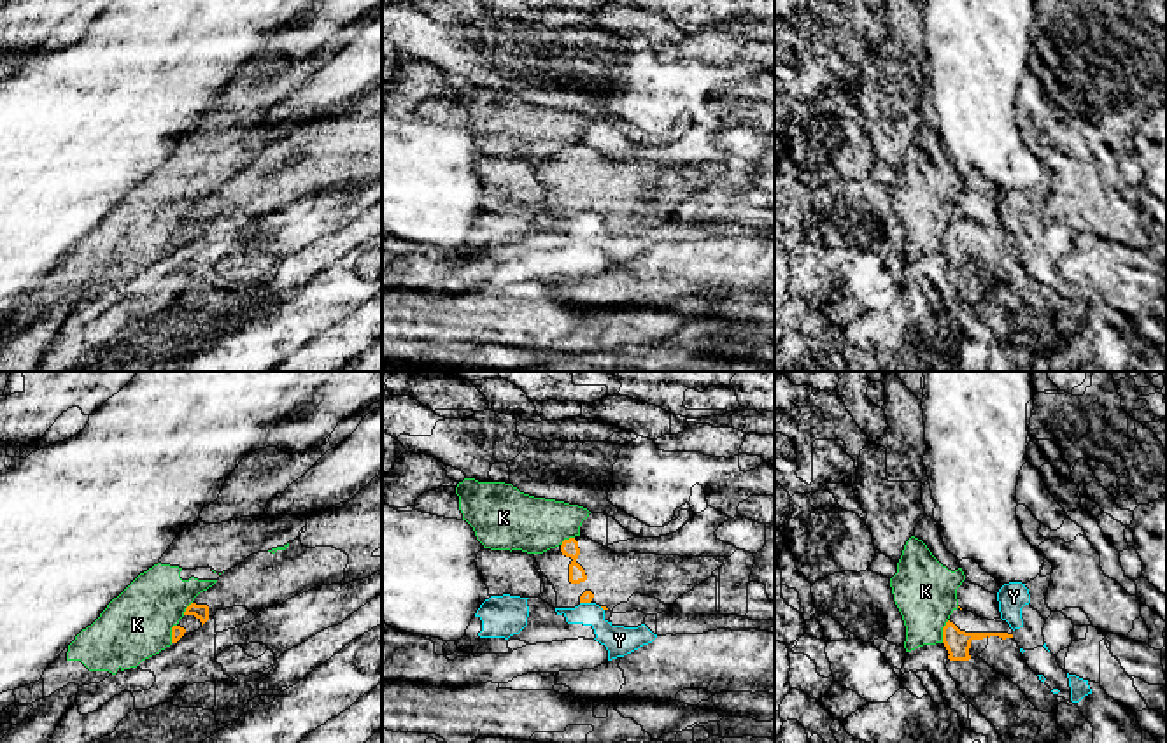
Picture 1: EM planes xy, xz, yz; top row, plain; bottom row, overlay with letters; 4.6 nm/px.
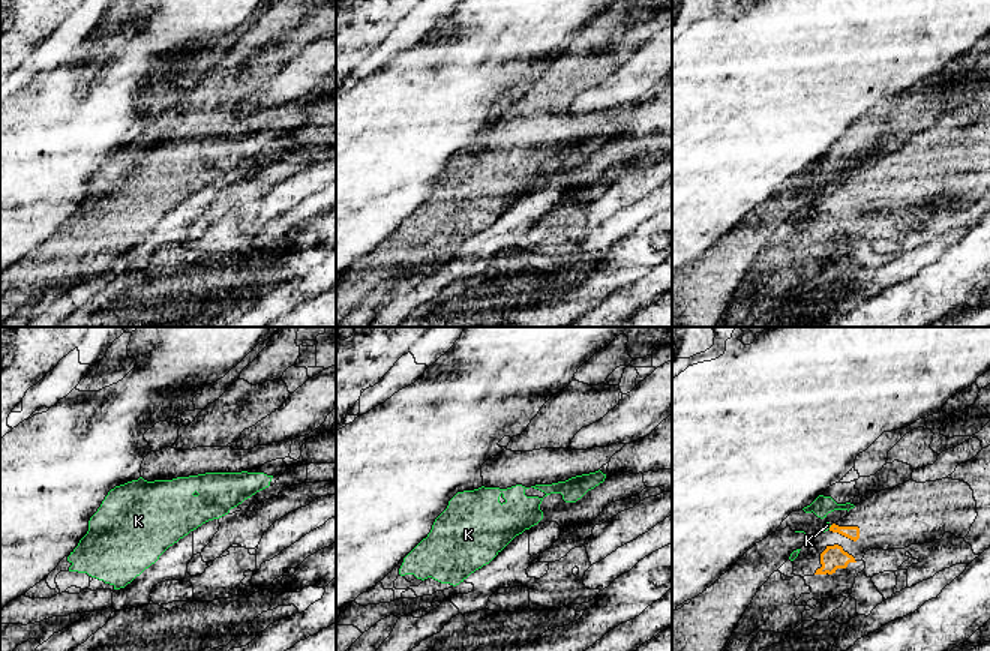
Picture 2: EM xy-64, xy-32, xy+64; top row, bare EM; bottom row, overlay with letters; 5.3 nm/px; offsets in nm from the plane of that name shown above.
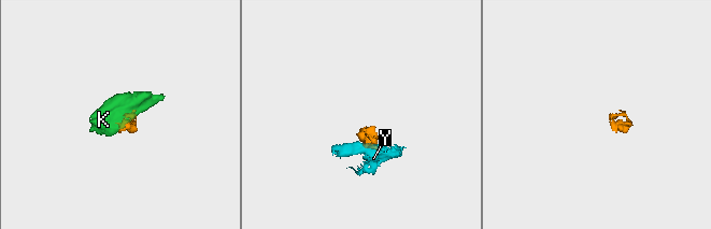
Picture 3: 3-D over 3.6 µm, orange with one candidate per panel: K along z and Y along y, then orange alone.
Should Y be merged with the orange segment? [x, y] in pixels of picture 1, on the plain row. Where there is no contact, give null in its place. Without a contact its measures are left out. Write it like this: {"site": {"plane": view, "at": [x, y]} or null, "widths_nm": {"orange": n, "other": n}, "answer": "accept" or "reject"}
{"site": {"plane": "xz", "at": [586, 209]}, "widths_nm": {"orange": 50, "other": 140}, "answer": "reject"}

